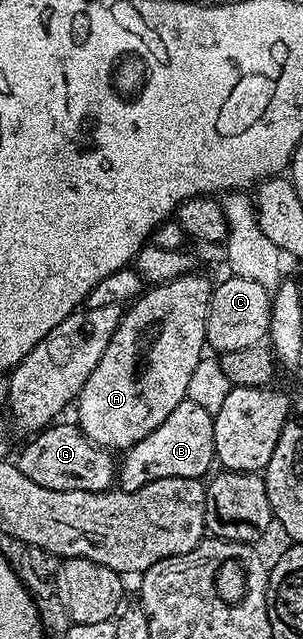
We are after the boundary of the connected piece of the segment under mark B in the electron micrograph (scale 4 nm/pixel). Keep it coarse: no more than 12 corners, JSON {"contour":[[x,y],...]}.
{"contour":[[177,404],[117,466],[118,489],[202,479],[215,419]]}

